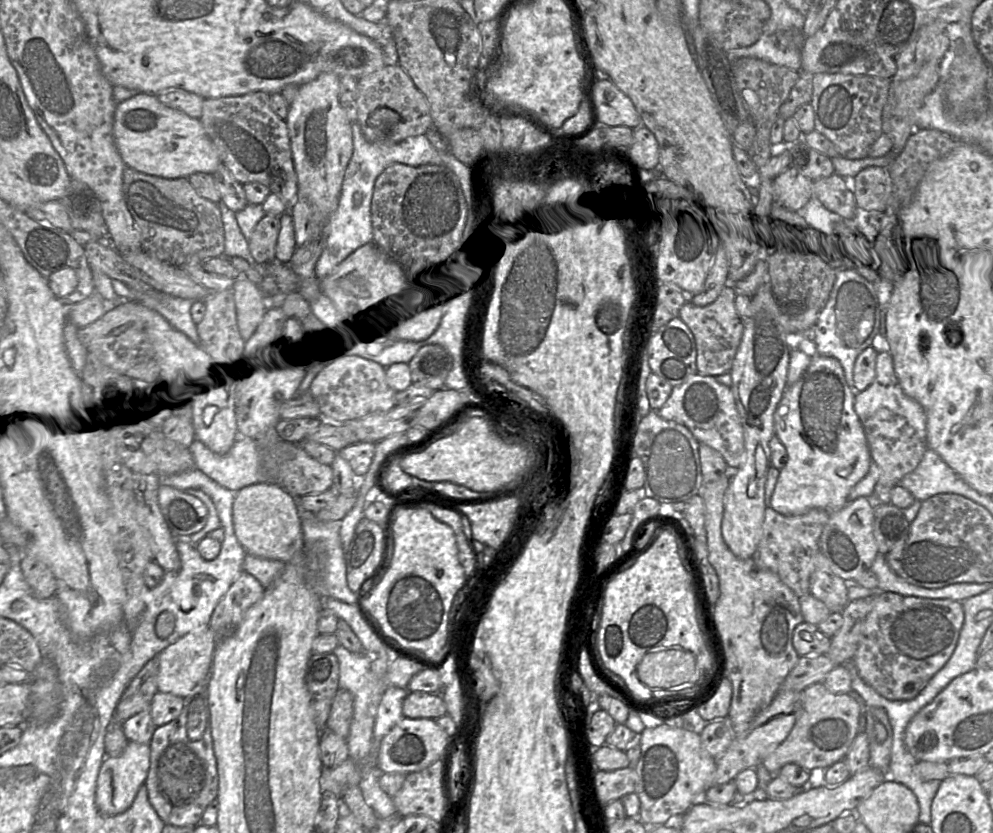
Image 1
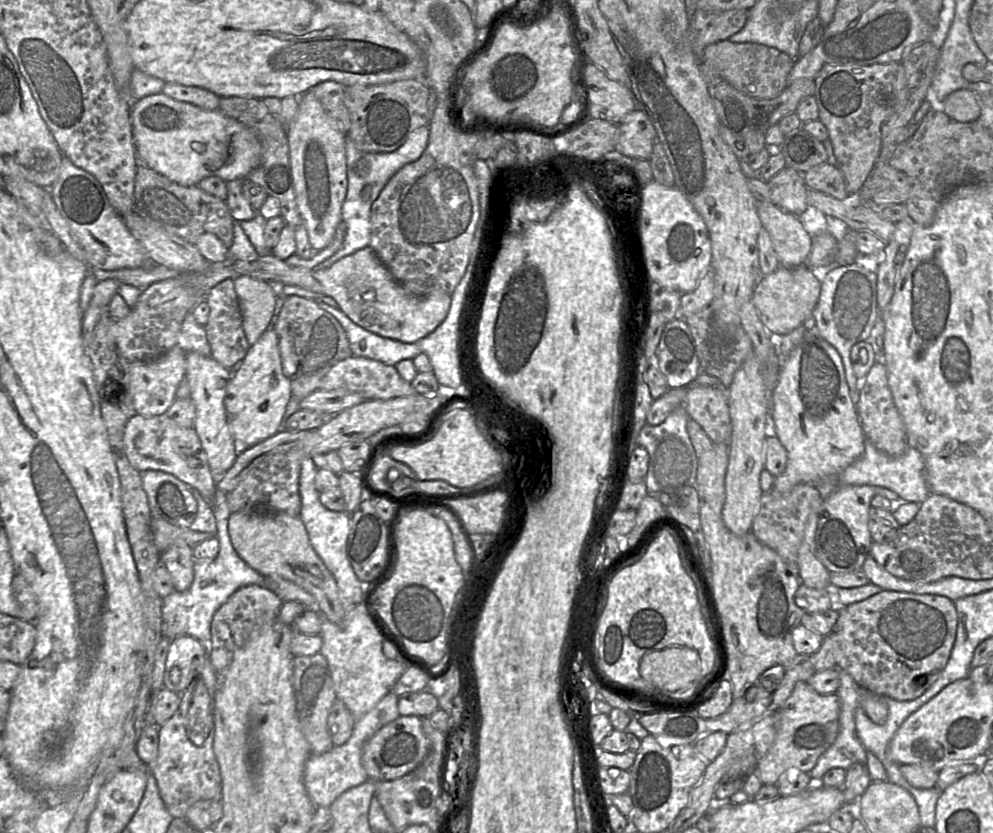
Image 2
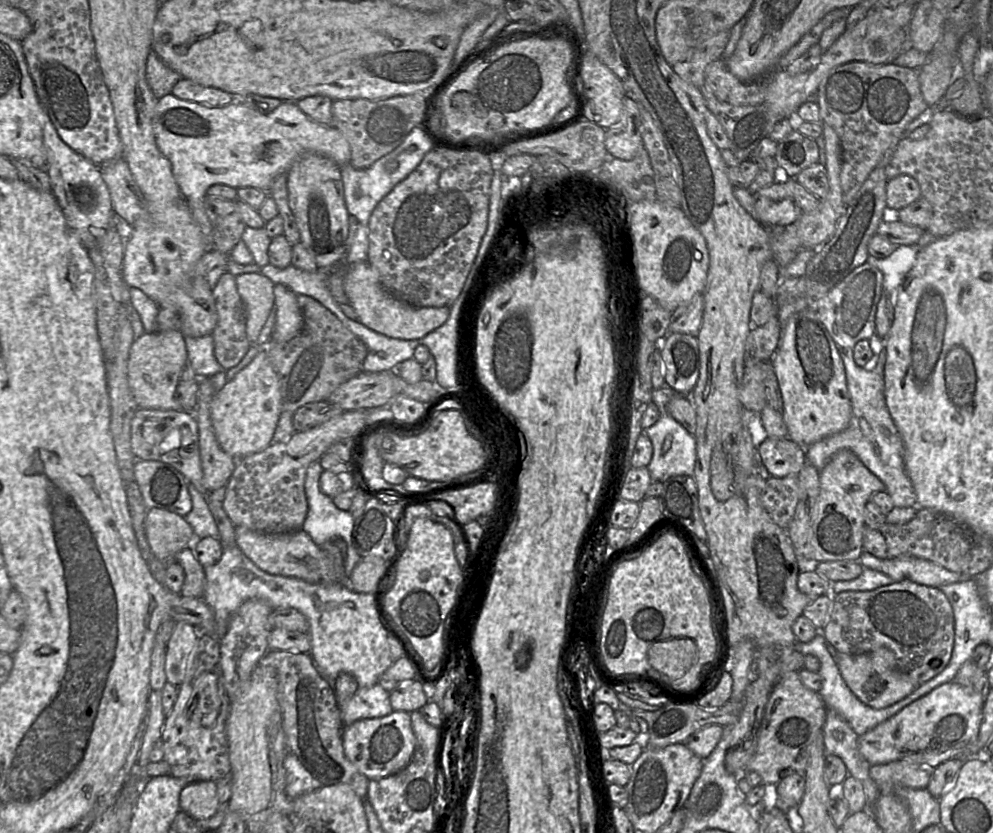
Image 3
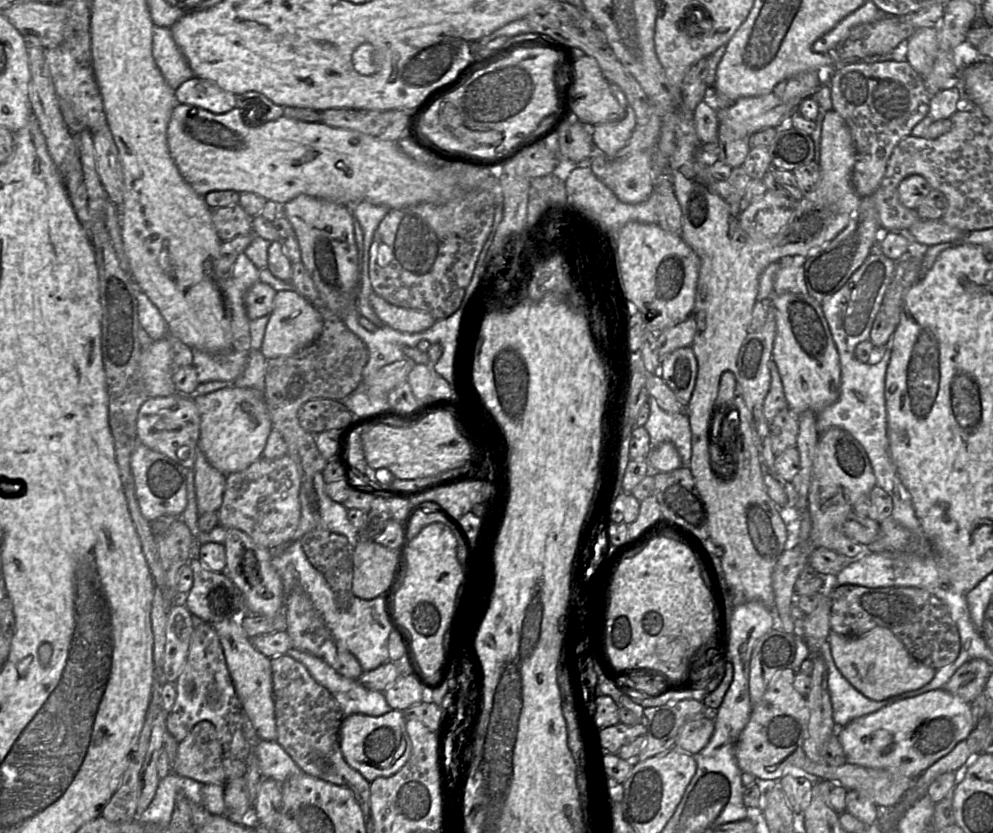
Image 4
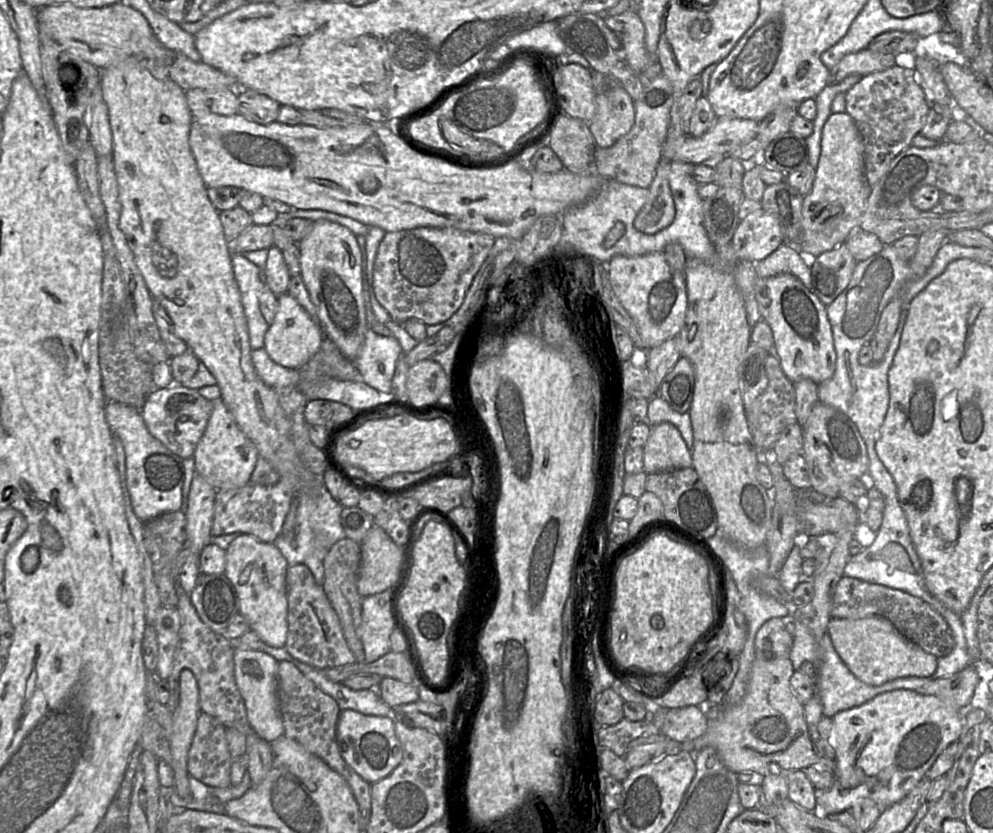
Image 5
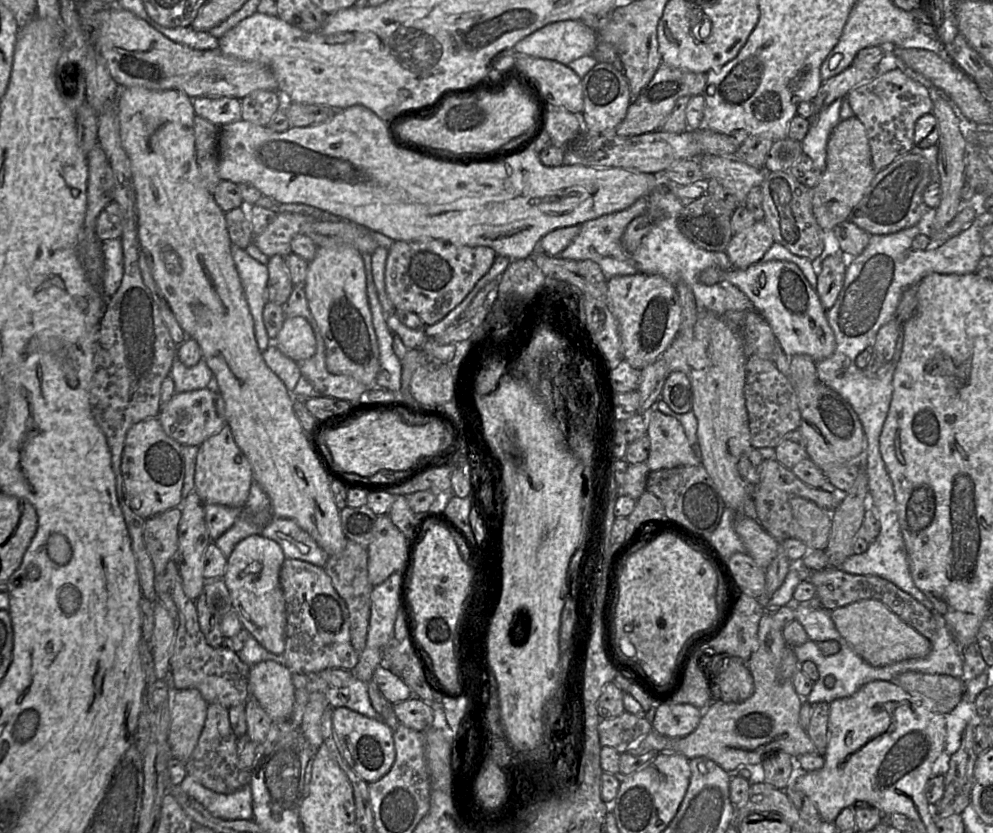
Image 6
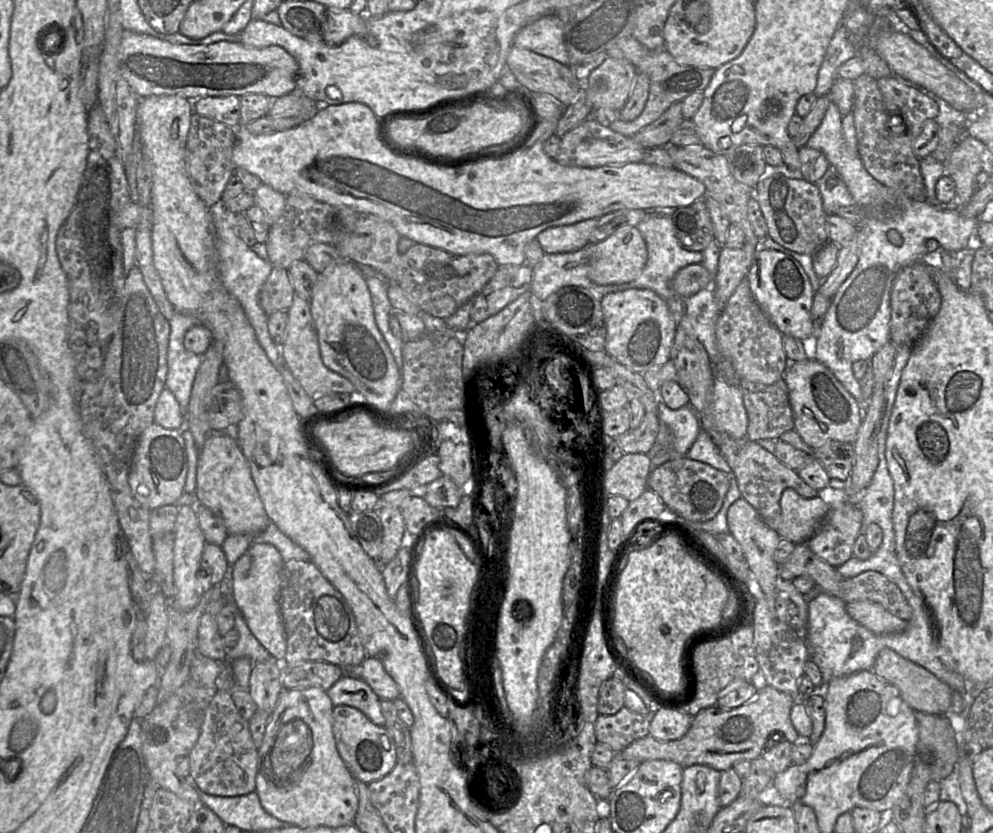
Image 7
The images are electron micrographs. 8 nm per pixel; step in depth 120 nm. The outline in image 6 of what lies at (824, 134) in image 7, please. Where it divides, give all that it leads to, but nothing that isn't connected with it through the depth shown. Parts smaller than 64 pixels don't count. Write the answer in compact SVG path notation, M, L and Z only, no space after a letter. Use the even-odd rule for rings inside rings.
M838 98L818 115L808 119L810 129L801 142L803 153L809 156L821 172L826 168L827 143L834 127L841 121L840 110L843 100Z

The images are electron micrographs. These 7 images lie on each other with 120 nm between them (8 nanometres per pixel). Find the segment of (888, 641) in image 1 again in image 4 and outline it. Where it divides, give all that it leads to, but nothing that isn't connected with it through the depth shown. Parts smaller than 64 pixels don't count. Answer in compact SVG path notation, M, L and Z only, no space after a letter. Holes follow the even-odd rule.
M853 584L834 587L830 615L832 631L845 636L859 637L877 626L889 629L913 658L935 670L951 664L959 655L960 637L956 623L944 603L928 591L916 587L868 588Z

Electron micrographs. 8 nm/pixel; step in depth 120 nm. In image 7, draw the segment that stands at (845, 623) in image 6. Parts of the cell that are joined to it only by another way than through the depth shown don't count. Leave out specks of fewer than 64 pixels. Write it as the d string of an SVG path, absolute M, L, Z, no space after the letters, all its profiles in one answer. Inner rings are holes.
M850 602L846 604L846 611L854 620L878 635L900 633L908 626L907 621L894 616L875 602Z

